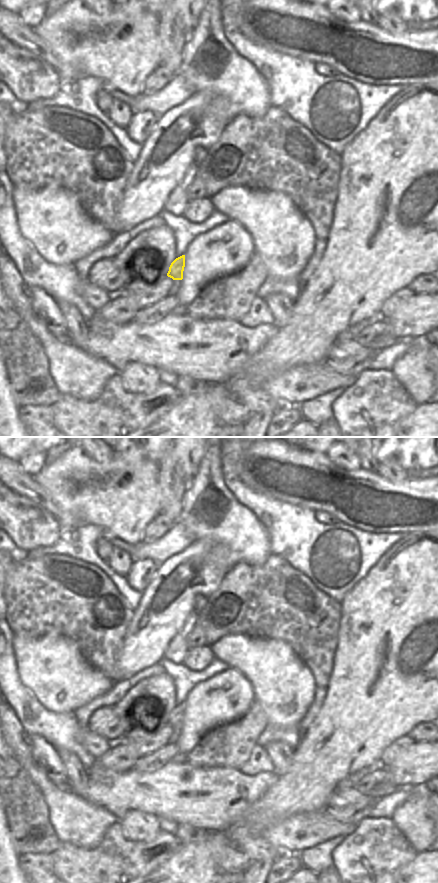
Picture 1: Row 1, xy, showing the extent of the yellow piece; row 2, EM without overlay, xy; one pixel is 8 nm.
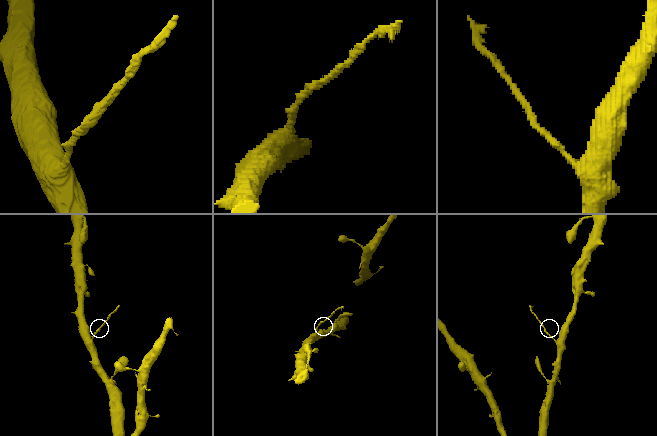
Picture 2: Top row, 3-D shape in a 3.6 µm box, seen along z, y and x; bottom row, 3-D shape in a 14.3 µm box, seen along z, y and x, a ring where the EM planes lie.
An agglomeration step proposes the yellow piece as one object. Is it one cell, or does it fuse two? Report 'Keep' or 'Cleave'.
Cleave

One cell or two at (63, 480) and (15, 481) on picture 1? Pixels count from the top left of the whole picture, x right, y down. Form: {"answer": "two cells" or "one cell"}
{"answer": "two cells"}

